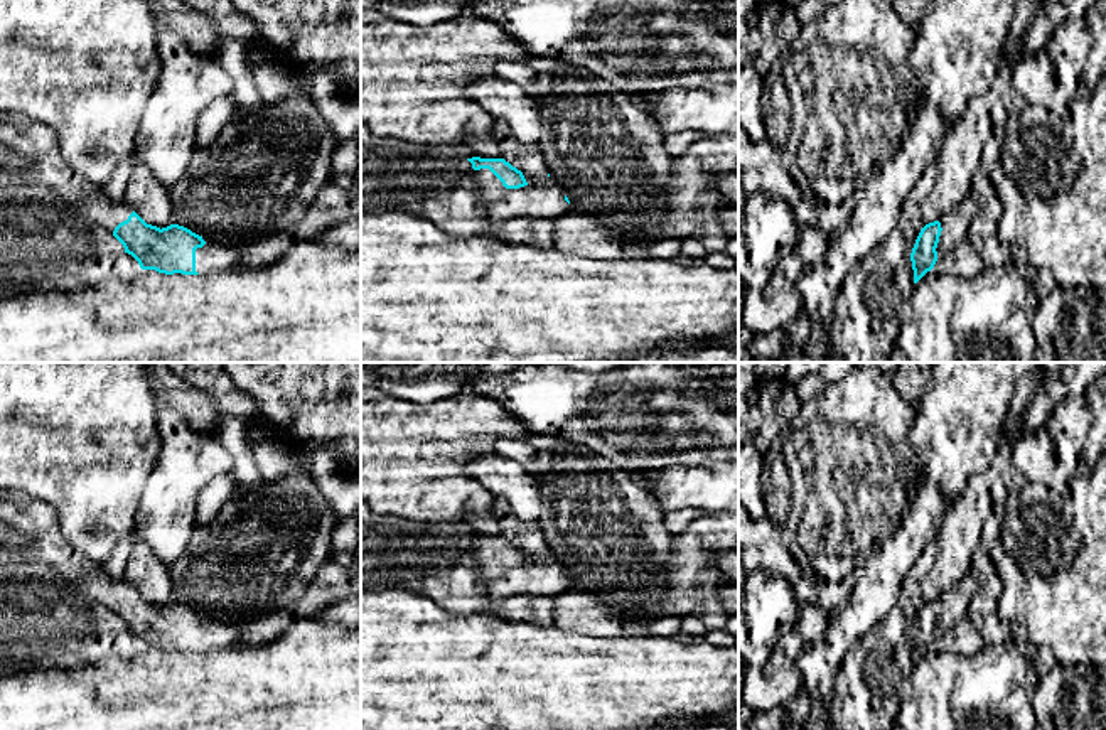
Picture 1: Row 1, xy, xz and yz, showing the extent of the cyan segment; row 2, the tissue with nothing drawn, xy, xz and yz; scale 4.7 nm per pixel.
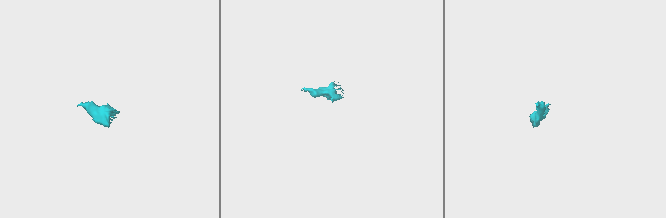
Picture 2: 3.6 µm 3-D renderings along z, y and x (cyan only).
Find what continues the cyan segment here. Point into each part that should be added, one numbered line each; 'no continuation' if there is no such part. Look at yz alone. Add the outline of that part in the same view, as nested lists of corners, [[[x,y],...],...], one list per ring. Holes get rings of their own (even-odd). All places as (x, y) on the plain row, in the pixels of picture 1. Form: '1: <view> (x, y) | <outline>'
1: yz (955, 601) | [[[968,573],[954,587],[939,595],[942,609],[936,625],[937,637],[946,632],[954,622],[968,615],[971,598],[978,593],[980,587],[980,578]]]

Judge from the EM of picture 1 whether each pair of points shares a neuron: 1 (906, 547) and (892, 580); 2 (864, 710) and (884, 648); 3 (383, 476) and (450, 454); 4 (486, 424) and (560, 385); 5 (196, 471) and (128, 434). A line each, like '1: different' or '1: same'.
1: same
2: same
3: same
4: different
5: different

